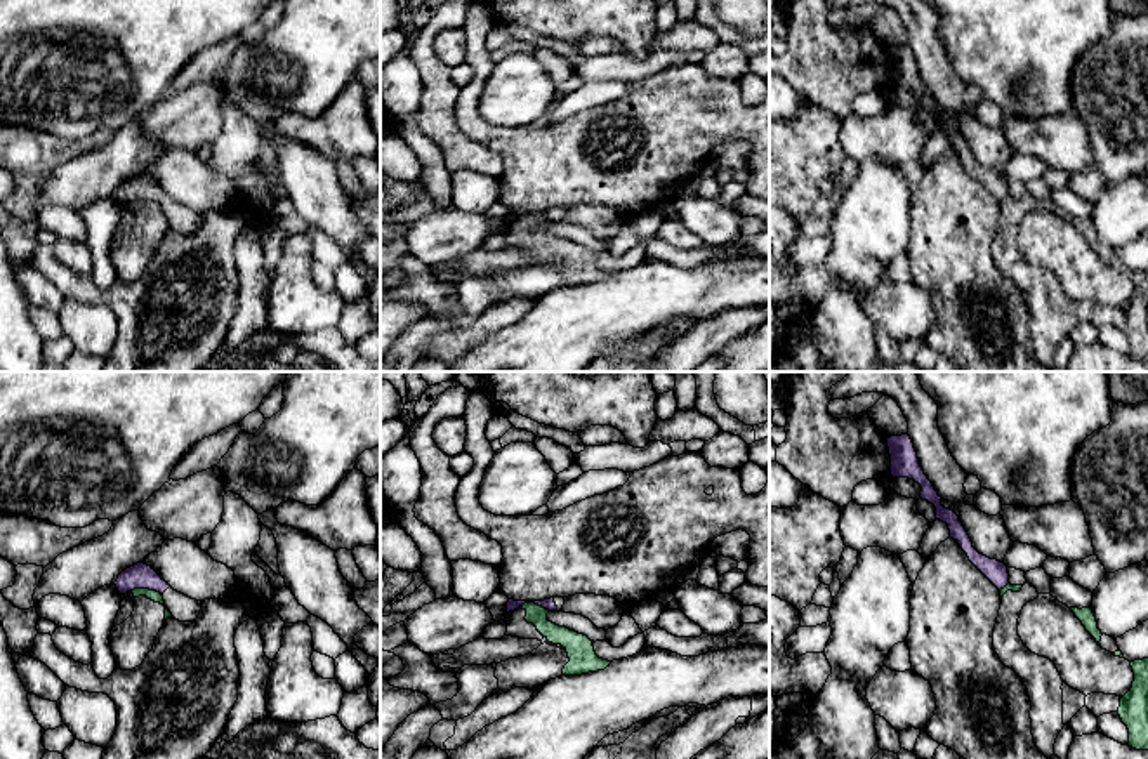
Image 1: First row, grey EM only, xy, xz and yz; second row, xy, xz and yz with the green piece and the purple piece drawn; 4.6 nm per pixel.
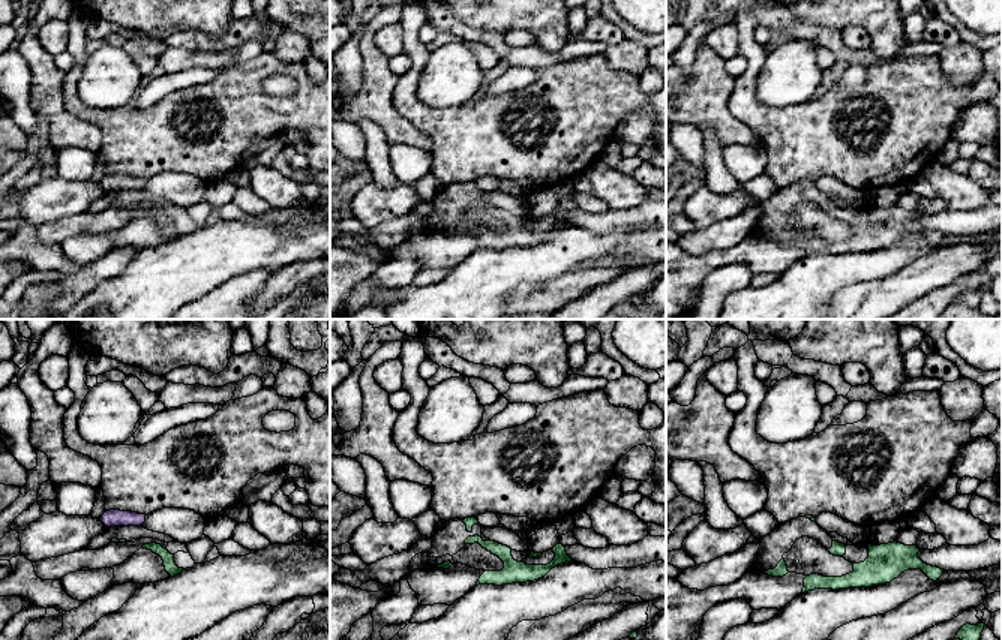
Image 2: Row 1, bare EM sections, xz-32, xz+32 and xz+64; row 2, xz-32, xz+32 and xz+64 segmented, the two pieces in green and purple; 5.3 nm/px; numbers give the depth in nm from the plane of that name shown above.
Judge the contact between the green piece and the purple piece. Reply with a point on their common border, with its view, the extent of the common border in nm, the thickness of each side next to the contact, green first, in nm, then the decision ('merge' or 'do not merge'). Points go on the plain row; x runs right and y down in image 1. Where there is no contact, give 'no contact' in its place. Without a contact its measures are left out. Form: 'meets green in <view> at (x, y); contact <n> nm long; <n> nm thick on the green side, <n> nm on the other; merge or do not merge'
meets green in xy at (145, 200); contact 150 nm long; 50 nm thick on the green side, 120 nm on the other; do not merge

